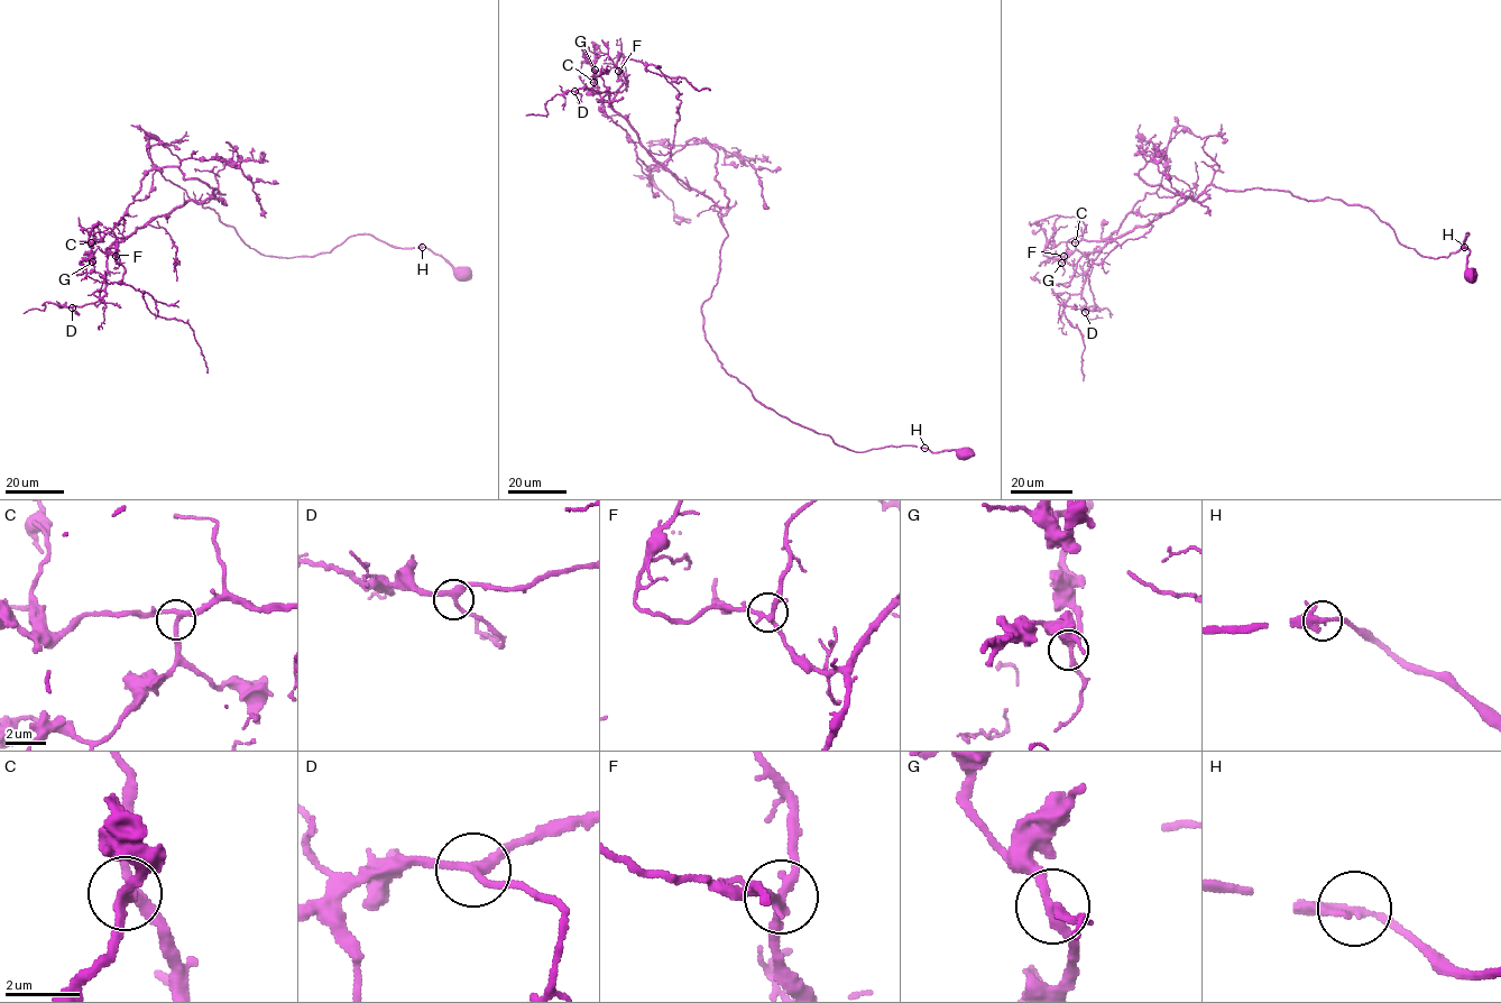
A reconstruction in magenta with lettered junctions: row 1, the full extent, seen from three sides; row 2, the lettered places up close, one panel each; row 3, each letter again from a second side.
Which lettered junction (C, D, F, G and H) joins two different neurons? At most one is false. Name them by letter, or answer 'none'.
none

